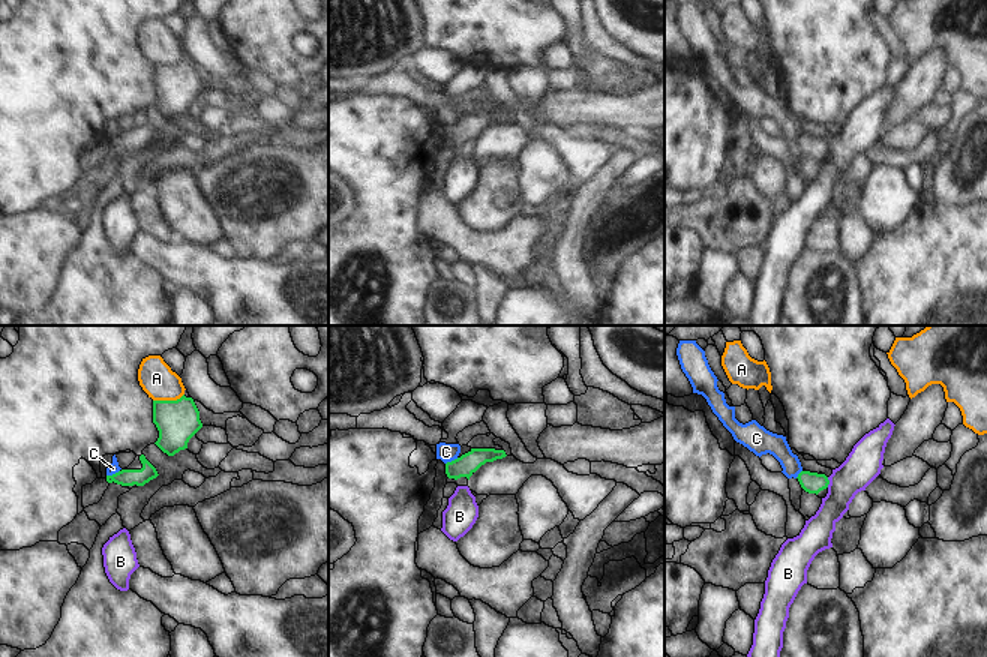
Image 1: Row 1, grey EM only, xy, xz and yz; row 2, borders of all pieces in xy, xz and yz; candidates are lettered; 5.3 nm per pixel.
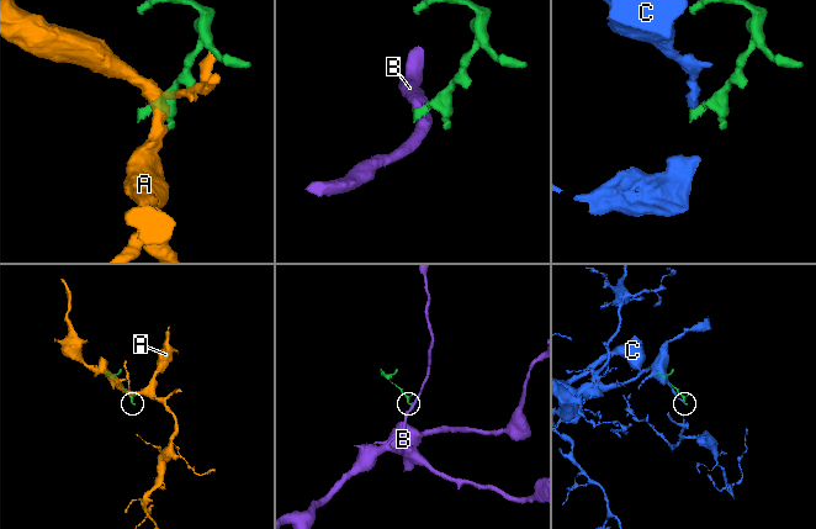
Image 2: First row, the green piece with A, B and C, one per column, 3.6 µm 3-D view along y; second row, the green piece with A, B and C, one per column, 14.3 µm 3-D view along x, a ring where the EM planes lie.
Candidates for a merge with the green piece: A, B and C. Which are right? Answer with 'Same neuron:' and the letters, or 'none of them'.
Same neuron: none of them

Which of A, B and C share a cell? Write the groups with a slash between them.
A / B / C

